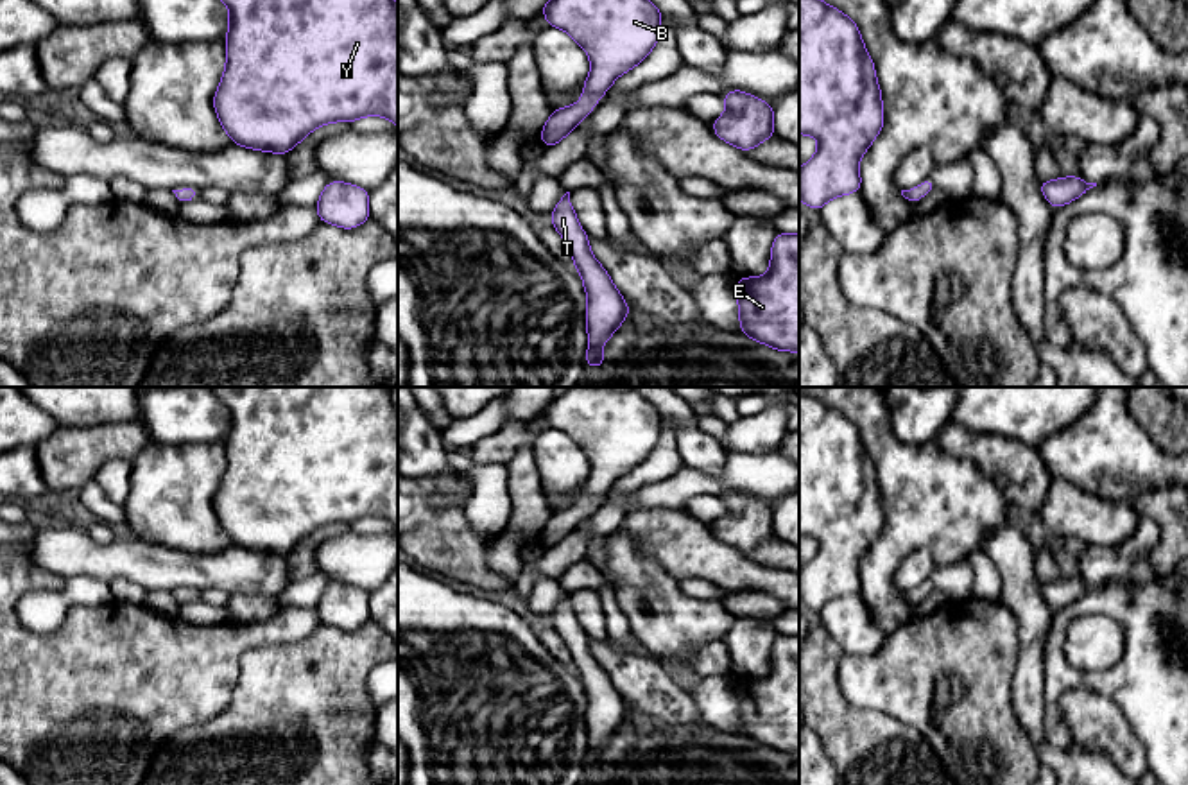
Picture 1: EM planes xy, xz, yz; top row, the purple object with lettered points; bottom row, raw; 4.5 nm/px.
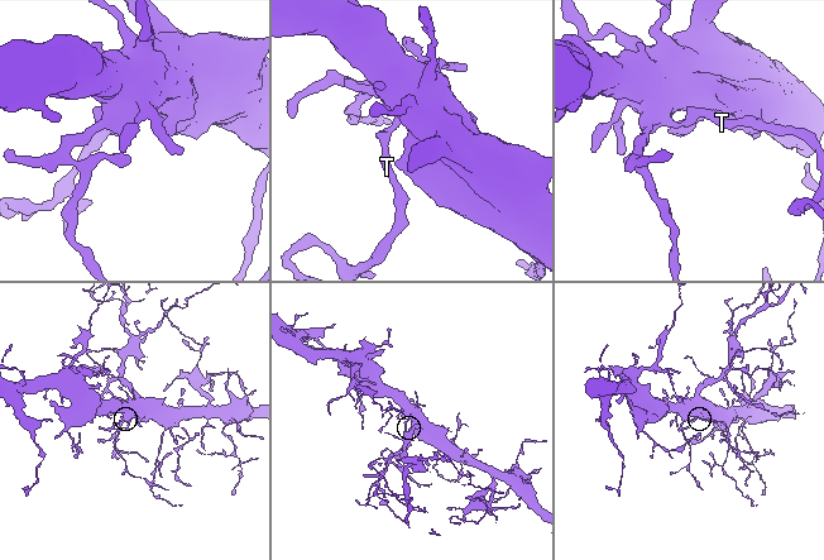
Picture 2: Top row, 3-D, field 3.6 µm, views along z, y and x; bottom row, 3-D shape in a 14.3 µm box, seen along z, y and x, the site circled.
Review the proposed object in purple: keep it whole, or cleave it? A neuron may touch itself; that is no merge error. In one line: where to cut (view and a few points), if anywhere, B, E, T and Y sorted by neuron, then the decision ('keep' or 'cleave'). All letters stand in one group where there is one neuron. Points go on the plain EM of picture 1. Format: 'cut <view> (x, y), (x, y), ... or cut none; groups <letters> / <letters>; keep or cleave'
cut none; groups B E T Y; keep

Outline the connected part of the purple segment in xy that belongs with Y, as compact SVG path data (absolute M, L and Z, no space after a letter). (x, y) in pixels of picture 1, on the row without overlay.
M211 387L229 410L226 471L213 509L231 543L290 554L328 523L385 518L398 529L398 407L385 387Z

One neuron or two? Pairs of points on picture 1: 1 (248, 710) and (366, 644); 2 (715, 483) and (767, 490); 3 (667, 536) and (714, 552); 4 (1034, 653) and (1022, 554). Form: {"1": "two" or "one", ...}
{"1": "one", "2": "one", "3": "one", "4": "one"}

